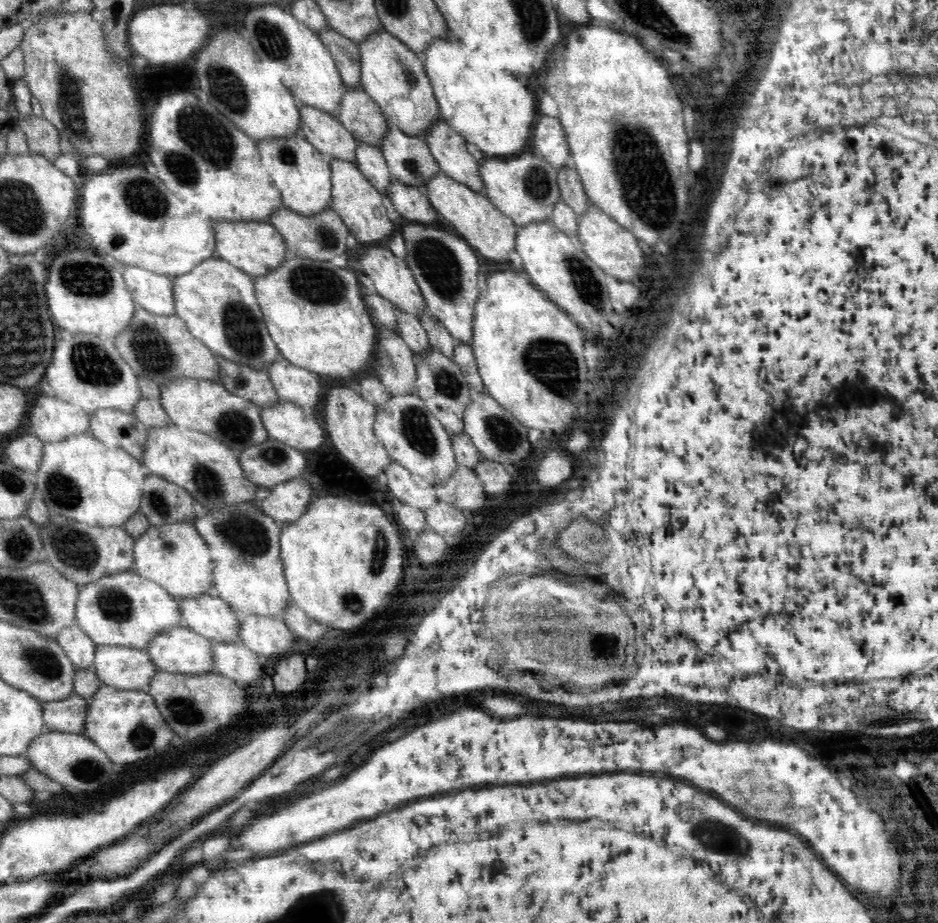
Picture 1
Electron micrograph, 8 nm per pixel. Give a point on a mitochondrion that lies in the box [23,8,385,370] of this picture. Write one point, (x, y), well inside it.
(68, 99)

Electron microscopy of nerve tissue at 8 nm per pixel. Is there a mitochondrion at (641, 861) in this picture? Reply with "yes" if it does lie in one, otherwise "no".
no

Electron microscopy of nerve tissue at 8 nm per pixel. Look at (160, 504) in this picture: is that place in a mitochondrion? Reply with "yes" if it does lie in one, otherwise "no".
yes

